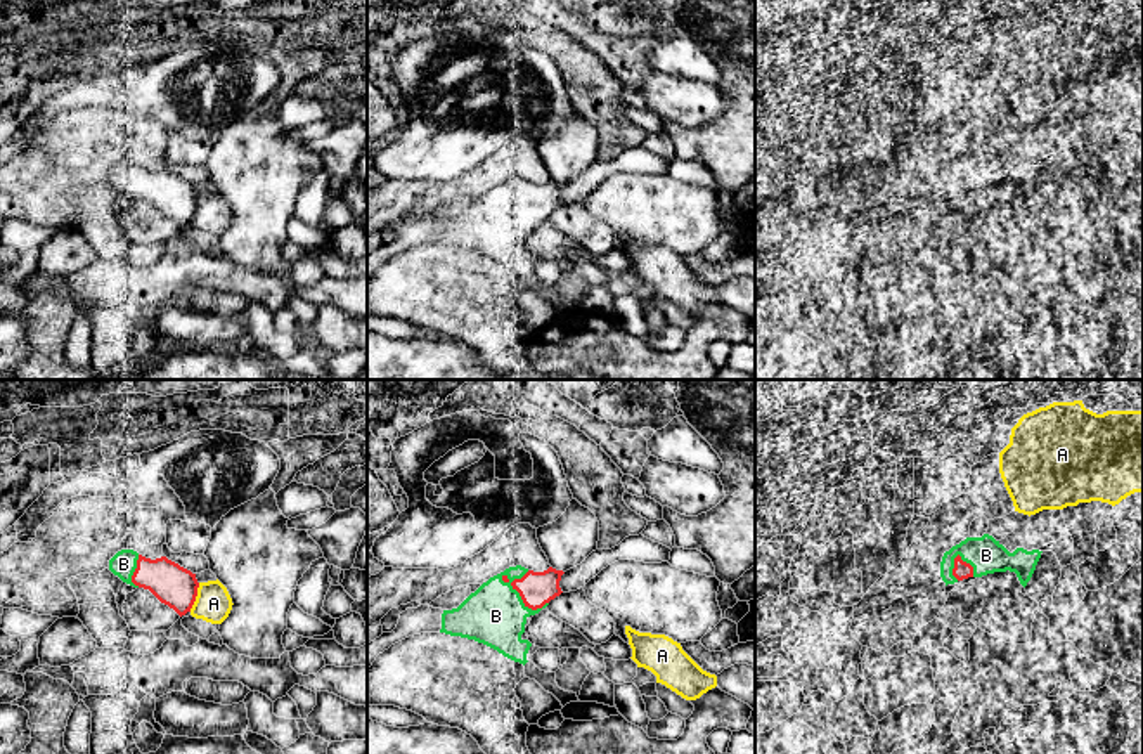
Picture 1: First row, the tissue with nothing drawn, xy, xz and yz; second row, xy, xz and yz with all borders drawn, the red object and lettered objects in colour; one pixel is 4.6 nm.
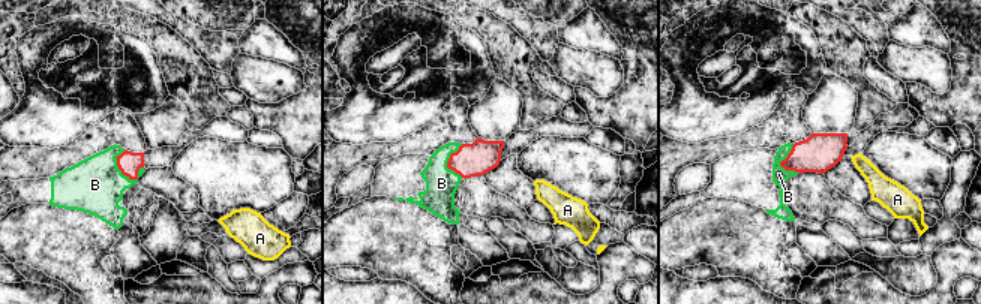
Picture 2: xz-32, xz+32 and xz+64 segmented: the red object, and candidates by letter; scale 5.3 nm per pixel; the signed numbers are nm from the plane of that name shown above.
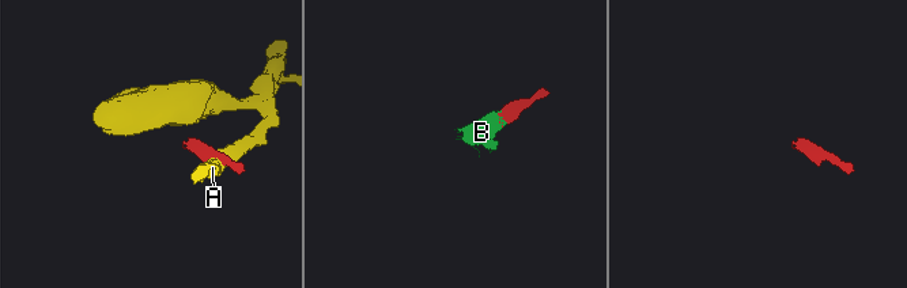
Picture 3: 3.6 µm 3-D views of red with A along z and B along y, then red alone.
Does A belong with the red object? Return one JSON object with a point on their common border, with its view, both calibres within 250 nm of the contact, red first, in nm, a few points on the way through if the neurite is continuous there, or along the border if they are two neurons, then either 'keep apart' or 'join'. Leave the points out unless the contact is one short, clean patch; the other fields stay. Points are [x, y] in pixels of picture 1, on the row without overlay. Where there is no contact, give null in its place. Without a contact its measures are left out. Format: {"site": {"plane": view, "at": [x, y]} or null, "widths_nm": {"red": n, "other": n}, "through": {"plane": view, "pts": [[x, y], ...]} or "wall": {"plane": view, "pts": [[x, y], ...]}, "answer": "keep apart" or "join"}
{"site": {"plane": "xy", "at": [196, 207]}, "widths_nm": {"red": 190, "other": 170}, "wall": {"plane": "xy", "pts": [[200, 194], [196, 212], [189, 222]]}, "answer": "keep apart"}

